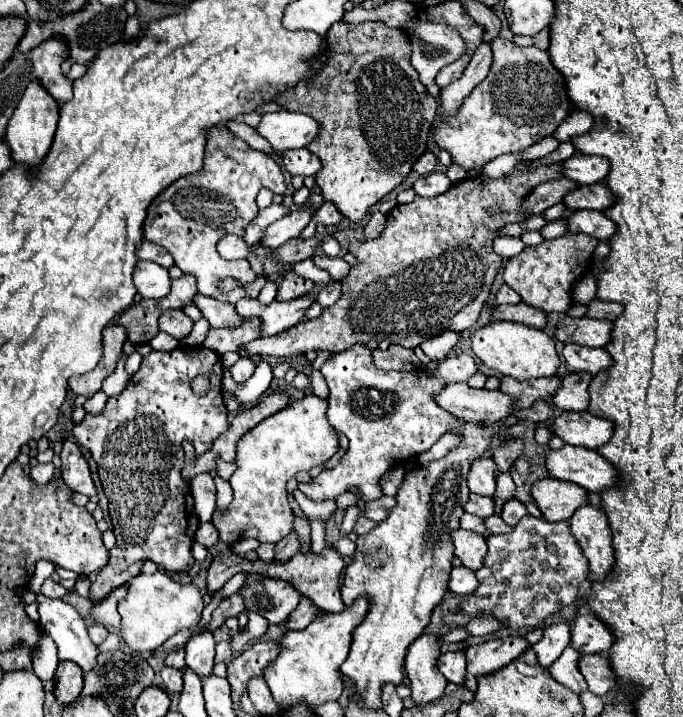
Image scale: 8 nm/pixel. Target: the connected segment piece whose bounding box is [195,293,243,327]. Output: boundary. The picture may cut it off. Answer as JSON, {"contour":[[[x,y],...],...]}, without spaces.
{"contour":[[[197,293],[195,305],[201,309],[203,317],[211,323],[211,327],[239,327],[239,323],[243,323],[243,317],[229,303],[221,303],[217,299]]]}

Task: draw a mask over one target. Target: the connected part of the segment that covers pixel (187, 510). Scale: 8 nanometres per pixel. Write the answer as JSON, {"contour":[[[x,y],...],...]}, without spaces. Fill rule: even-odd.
{"contour":[[[177,347],[173,351],[151,351],[143,357],[139,371],[129,379],[127,387],[109,399],[101,415],[87,415],[79,425],[73,427],[73,435],[79,445],[87,447],[97,463],[97,473],[103,491],[109,499],[111,529],[117,537],[115,549],[109,551],[109,563],[103,567],[89,589],[89,599],[93,603],[107,597],[113,589],[125,585],[129,579],[141,573],[147,559],[157,563],[169,573],[181,573],[193,567],[191,547],[195,541],[195,531],[199,519],[193,509],[193,497],[185,479],[181,479],[181,469],[185,465],[181,443],[189,439],[195,445],[197,455],[211,449],[213,441],[229,429],[227,409],[221,399],[221,357],[205,347]],[[199,375],[209,377],[209,389],[205,395],[197,395],[191,389],[191,381]]]}

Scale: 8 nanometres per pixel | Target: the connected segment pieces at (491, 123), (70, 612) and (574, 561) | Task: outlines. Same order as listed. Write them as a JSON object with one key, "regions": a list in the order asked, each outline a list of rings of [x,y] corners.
{"regions":[[[[495,37],[489,45],[493,53],[489,75],[463,101],[457,117],[441,123],[433,135],[435,143],[451,153],[453,163],[467,171],[481,169],[503,153],[531,147],[537,139],[551,135],[571,113],[565,79],[551,65],[545,51],[515,47],[501,37]]],[[[37,595],[37,611],[39,627],[59,647],[59,661],[69,659],[77,663],[83,671],[93,669],[99,651],[91,643],[87,627],[75,607],[71,607],[63,599],[49,599],[45,595]]],[[[525,515],[513,531],[487,537],[487,547],[483,567],[475,573],[479,579],[479,591],[475,591],[475,595],[465,595],[459,601],[459,609],[467,617],[493,617],[509,629],[533,629],[559,609],[571,605],[579,595],[581,583],[589,577],[589,563],[581,555],[575,537],[571,537],[567,521],[549,523],[543,517]]]]}

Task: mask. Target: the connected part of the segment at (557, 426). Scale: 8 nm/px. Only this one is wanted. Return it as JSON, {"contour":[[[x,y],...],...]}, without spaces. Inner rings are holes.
{"contour":[[[567,411],[553,419],[551,431],[567,445],[597,449],[611,439],[613,425],[587,411]]]}

